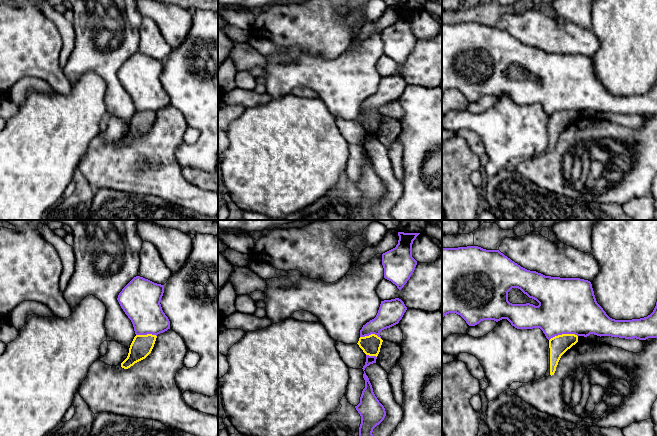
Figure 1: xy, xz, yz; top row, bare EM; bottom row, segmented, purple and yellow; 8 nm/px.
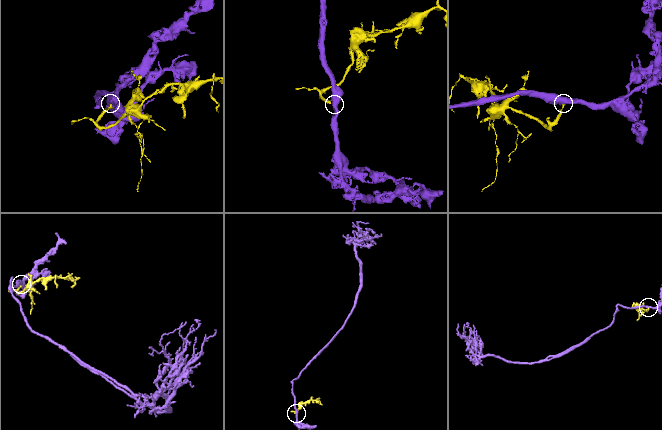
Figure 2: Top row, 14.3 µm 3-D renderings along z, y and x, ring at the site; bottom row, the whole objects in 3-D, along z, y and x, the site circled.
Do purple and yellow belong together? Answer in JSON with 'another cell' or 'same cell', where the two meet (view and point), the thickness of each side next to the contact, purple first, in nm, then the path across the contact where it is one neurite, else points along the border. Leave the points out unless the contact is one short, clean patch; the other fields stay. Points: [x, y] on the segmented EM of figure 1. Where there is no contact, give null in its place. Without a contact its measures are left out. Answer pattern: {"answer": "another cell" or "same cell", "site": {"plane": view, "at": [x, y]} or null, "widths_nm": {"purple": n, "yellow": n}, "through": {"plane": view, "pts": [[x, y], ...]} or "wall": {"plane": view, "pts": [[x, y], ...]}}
{"answer": "another cell", "site": {"plane": "yz", "at": [563, 333]}, "widths_nm": {"purple": 440, "yellow": 150}, "wall": {"plane": "yz", "pts": [[577, 335], [558, 334], [549, 340]]}}

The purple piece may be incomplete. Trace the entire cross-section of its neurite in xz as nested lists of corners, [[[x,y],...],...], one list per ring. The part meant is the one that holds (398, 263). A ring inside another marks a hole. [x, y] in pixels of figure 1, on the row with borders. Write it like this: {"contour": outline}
{"contour": [[[398,232],[396,247],[382,254],[384,278],[395,284],[399,290],[410,279],[417,265],[412,257],[412,244],[419,234]]]}

